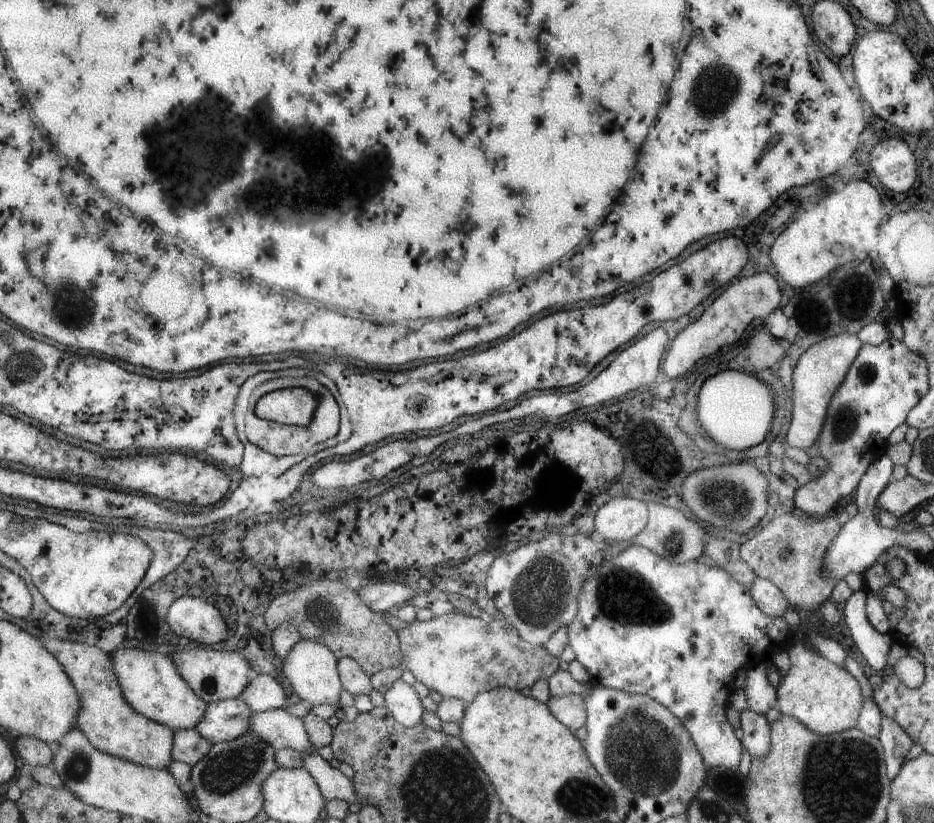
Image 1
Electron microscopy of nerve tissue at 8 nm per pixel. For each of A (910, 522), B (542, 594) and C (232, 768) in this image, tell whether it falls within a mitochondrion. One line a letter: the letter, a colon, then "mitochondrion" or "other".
A: other
B: mitochondrion
C: mitochondrion

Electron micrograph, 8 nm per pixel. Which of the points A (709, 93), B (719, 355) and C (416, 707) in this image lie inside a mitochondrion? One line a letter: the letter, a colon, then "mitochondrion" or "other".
A: mitochondrion
B: other
C: other

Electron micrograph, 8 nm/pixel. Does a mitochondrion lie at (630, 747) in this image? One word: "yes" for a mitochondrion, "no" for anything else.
yes

